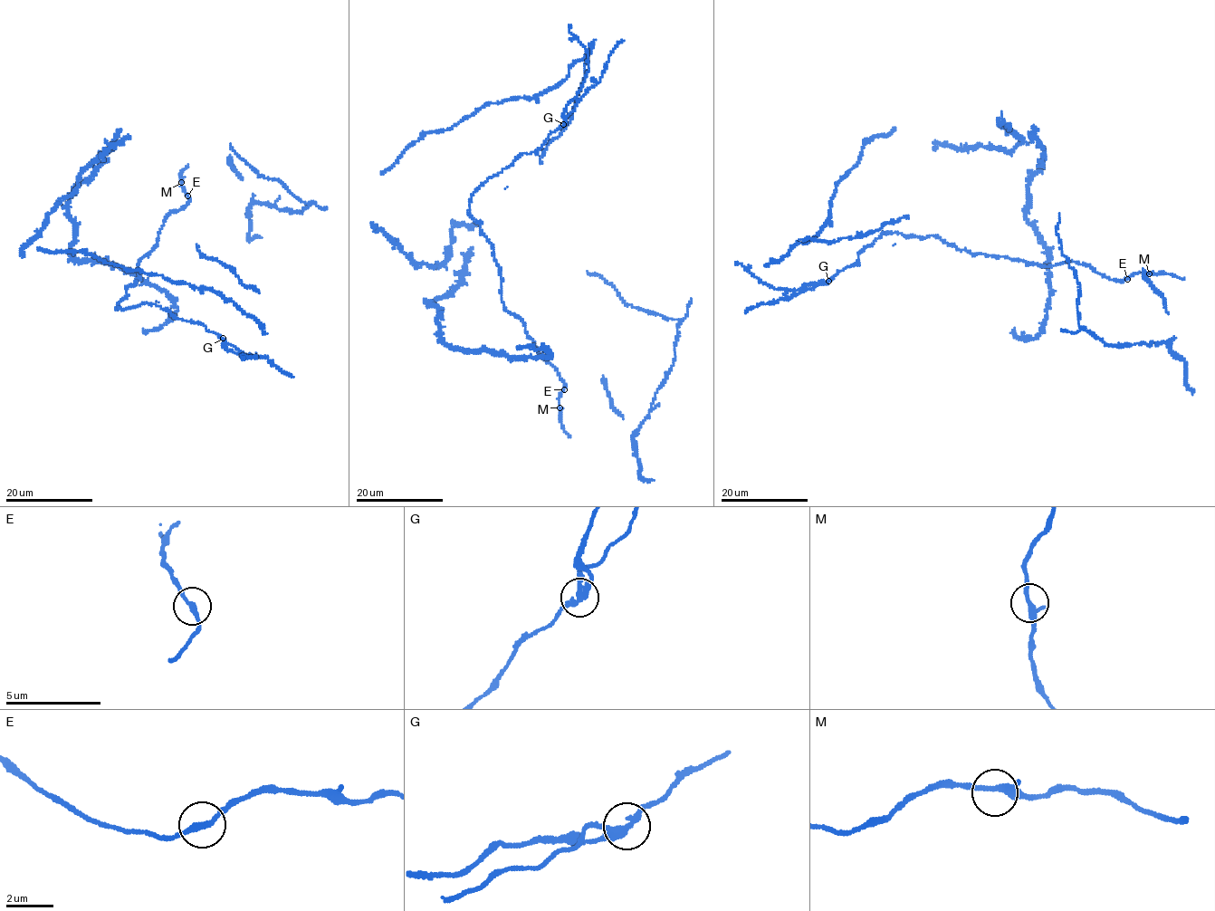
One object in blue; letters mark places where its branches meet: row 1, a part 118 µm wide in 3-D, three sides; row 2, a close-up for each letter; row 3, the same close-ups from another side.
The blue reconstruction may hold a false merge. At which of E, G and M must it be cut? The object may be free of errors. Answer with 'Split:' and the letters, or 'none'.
Split: G

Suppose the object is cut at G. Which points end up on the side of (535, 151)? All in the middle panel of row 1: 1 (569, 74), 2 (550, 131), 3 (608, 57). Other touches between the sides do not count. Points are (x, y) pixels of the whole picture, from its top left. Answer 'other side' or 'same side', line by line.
1: other side
2: same side
3: same side

